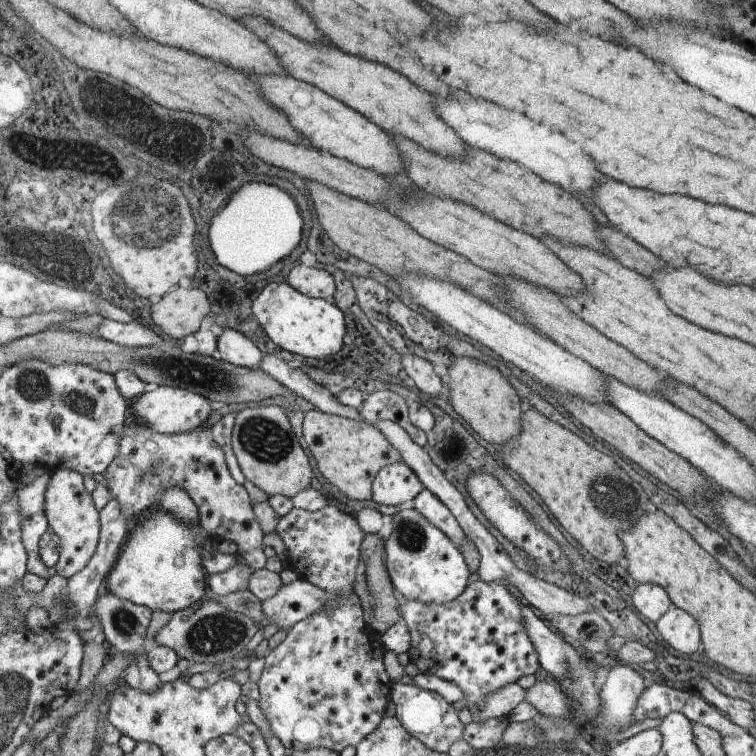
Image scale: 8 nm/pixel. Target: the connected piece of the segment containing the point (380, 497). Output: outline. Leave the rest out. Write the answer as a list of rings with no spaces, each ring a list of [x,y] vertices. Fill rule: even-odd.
[[[403,460],[384,466],[376,475],[373,500],[386,506],[398,506],[414,500],[423,491],[423,481],[415,470]]]

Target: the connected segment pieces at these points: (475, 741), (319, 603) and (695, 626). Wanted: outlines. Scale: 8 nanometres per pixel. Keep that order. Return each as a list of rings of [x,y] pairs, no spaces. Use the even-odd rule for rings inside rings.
[[[496,716],[486,722],[472,721],[466,726],[464,740],[474,749],[492,748],[502,741],[502,734],[508,730],[509,720],[506,716]]]
[[[298,578],[280,587],[280,590],[262,602],[264,617],[271,624],[284,629],[294,627],[300,620],[320,612],[336,594],[324,592],[318,586]]]
[[[674,604],[654,626],[666,643],[682,654],[694,654],[698,650],[703,650],[699,621],[691,613]]]

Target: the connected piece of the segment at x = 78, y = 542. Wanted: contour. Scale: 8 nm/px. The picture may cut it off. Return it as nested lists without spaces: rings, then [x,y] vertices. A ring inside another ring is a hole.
[[[55,469],[50,473],[47,494],[44,496],[44,514],[49,530],[60,541],[60,554],[55,564],[56,574],[69,579],[83,570],[95,556],[100,537],[100,511],[96,510],[92,495],[84,487],[84,476],[75,470]]]

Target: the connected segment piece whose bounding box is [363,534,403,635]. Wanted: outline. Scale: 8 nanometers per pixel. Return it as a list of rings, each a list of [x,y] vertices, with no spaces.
[[[368,534],[363,544],[364,564],[368,588],[374,598],[374,614],[368,624],[378,634],[384,634],[397,622],[402,622],[400,603],[394,596],[394,587],[385,566],[385,548],[383,538],[377,534]]]

